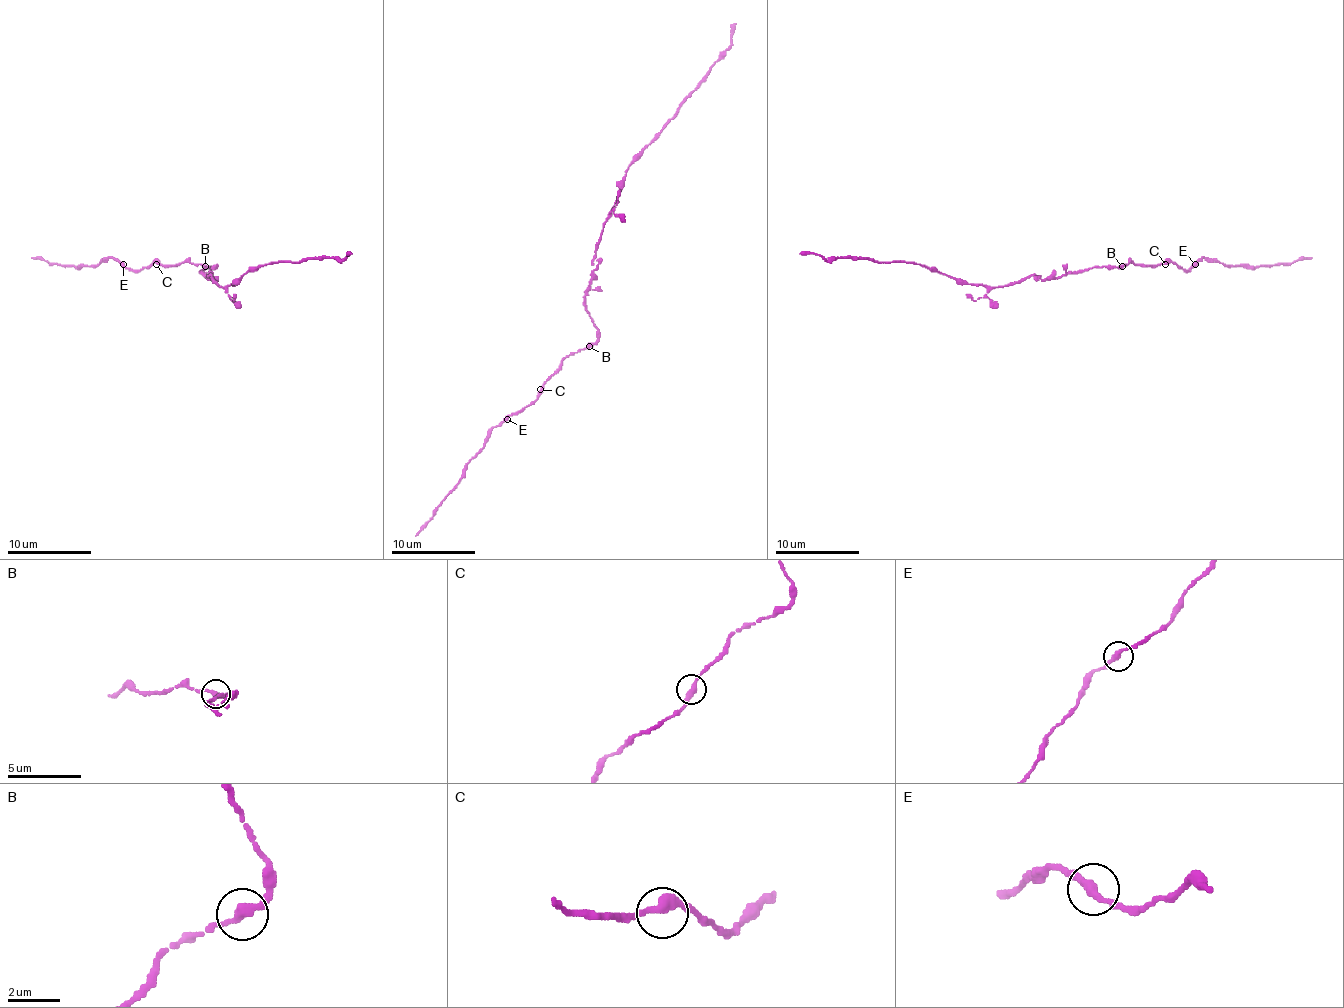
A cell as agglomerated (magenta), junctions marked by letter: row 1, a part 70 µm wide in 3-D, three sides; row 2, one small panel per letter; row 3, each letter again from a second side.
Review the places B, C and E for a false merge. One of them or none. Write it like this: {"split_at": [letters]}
{"split_at": []}

